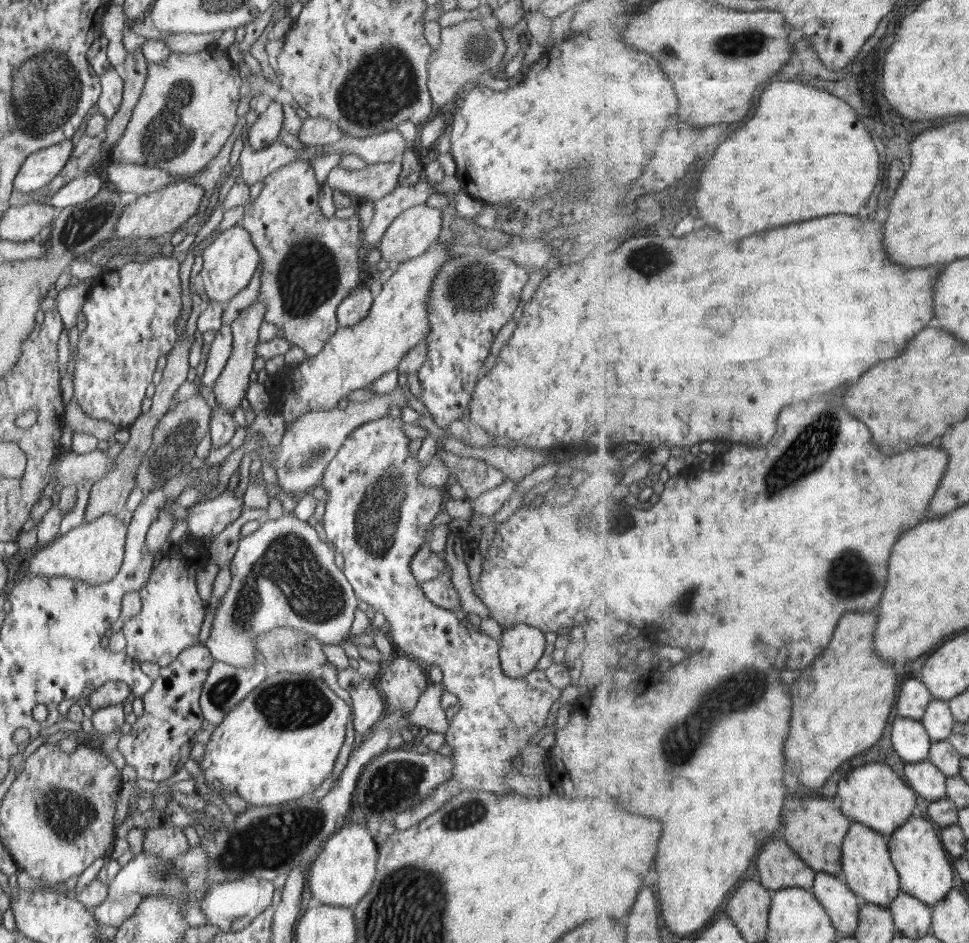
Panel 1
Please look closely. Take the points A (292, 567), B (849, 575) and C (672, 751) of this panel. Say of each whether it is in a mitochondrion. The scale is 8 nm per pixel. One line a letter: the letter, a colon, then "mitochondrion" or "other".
A: mitochondrion
B: mitochondrion
C: mitochondrion

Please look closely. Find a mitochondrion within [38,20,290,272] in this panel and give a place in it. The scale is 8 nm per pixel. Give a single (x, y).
(168, 137)

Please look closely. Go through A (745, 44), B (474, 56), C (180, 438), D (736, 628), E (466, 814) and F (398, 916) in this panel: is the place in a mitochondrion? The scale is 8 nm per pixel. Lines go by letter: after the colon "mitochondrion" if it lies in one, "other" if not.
A: mitochondrion
B: mitochondrion
C: mitochondrion
D: other
E: mitochondrion
F: mitochondrion

